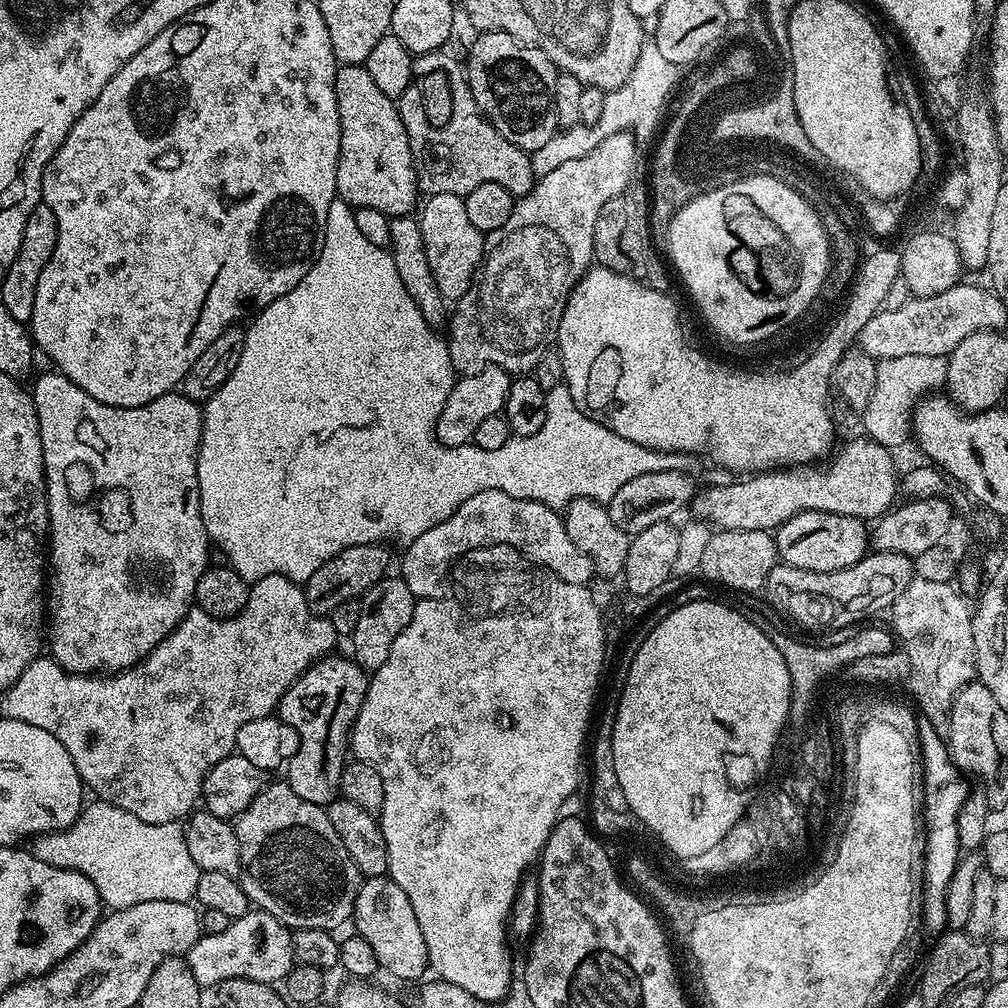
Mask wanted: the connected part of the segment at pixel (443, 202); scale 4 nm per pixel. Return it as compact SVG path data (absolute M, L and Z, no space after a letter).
M434 194L428 196L425 201L424 209L423 204L419 209L418 219L422 230L422 242L426 242L426 258L430 258L434 282L438 282L438 290L444 295L445 301L460 299L463 301L473 291L474 281L484 262L485 233L470 223L464 197L454 194Z

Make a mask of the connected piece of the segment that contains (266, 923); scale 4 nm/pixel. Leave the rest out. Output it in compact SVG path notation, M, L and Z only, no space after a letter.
M249 910L237 920L228 921L222 934L201 935L199 942L186 954L194 978L201 989L212 990L230 978L250 978L254 982L275 985L283 981L294 967L293 929L286 927L268 912Z

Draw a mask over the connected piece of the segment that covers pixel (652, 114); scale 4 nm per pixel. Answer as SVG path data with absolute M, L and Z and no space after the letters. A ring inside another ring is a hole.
M645 38L630 78L626 78L622 86L613 88L607 93L602 116L598 122L594 125L579 123L567 130L557 131L556 135L550 138L550 142L546 142L546 146L531 153L532 169L536 177L550 174L550 170L562 166L562 162L570 162L574 158L582 158L590 154L590 150L594 150L603 140L610 138L610 134L631 132L637 141L644 142L650 139L660 124L660 115L663 114L664 107L667 104L669 107L668 95L672 96L677 87L676 72L678 72L678 65L669 62L658 51L655 39ZM672 87L674 87L673 90Z

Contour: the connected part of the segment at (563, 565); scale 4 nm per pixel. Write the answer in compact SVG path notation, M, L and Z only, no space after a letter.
M502 490L475 492L473 496L466 498L466 502L462 502L462 506L458 506L458 510L454 510L454 514L450 514L450 518L446 518L446 522L438 522L438 526L430 526L426 534L418 534L418 538L414 538L414 542L410 542L403 549L404 557L400 560L398 575L406 582L406 586L410 586L410 594L414 594L417 600L430 600L441 595L440 587L443 586L452 563L459 556L461 559L474 550L489 548L495 544L508 544L511 548L525 553L532 563L548 569L558 578L562 578L562 582L588 586L591 585L591 580L594 580L590 558L586 558L586 554L582 554L582 550L578 550L578 546L570 542L570 534L566 534L564 517L557 509L537 500L514 498Z

